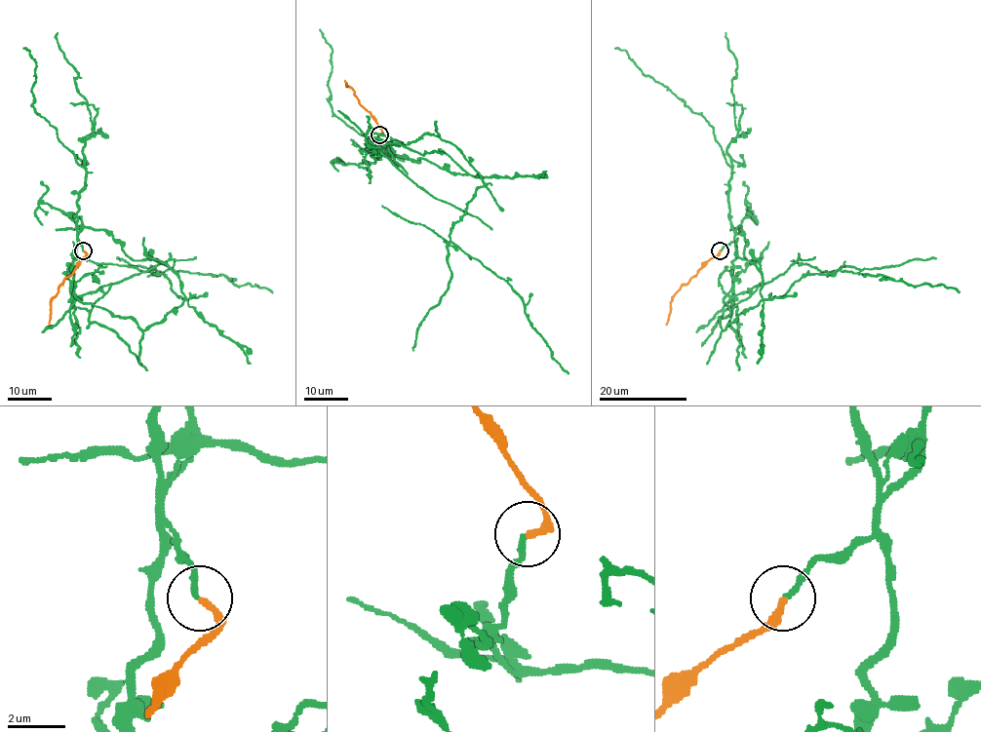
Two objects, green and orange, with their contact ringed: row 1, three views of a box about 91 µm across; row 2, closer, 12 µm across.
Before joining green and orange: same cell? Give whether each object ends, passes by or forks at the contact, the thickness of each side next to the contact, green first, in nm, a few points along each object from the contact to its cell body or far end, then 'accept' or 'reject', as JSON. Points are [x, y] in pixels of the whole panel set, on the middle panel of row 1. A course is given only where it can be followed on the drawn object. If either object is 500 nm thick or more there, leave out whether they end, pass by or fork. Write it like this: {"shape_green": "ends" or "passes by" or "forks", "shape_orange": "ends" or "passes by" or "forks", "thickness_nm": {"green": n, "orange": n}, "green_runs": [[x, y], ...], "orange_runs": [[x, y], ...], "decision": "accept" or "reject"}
{"shape_green": "ends", "shape_orange": "ends", "thickness_nm": {"green": 200, "orange": 240}, "green_runs": [[379, 134], [376, 155], [425, 159], [483, 177], [450, 240], [511, 287], [531, 327], [568, 373]], "orange_runs": [[379, 134], [382, 131], [375, 120], [359, 103], [345, 80]], "decision": "reject"}

